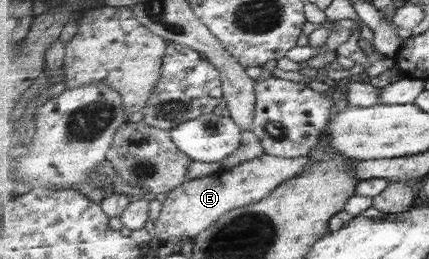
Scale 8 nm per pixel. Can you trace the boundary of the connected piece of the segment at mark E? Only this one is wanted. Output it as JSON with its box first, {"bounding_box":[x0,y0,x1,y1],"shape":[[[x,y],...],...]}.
{"bounding_box":[154,154,311,243],"shape":[[[264,154],[258,159],[245,161],[230,169],[222,169],[210,176],[188,180],[165,195],[154,235],[162,243],[169,243],[180,237],[194,240],[206,229],[214,226],[224,214],[251,203],[258,203],[267,198],[279,185],[297,178],[311,161],[310,156],[288,159]]]}

